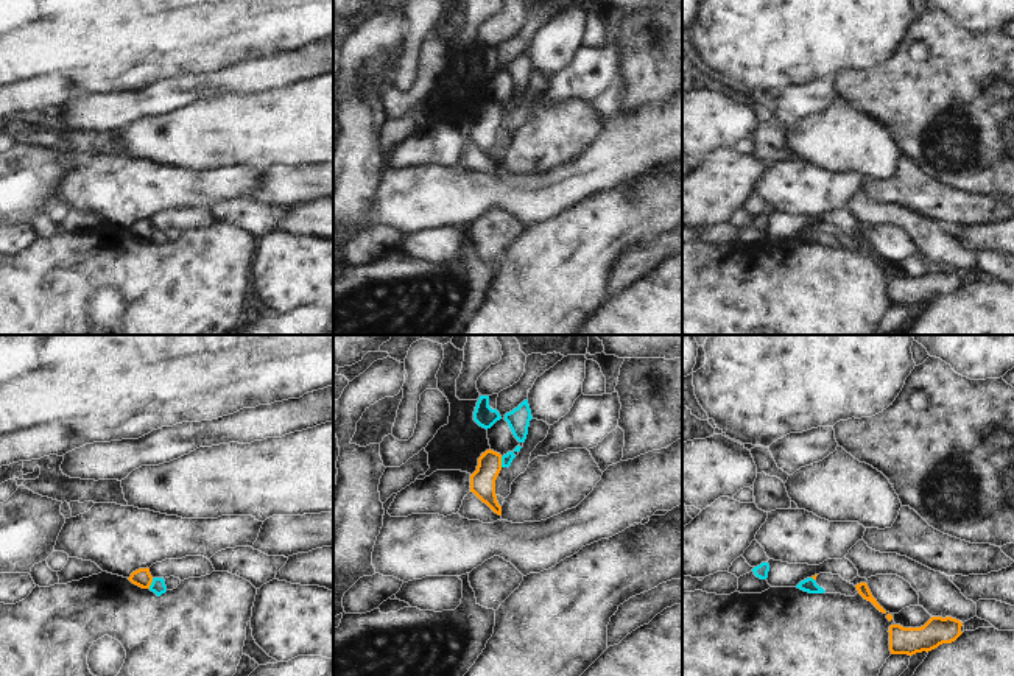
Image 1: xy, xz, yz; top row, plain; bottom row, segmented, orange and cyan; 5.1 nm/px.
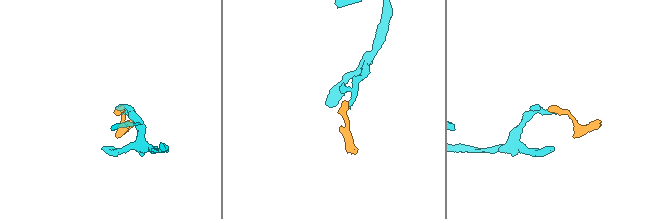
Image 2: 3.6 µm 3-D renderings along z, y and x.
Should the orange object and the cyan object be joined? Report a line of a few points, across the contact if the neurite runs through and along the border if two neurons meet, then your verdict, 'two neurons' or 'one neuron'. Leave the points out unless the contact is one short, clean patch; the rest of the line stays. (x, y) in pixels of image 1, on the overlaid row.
line xy (153, 578), (148, 587); two neurons

